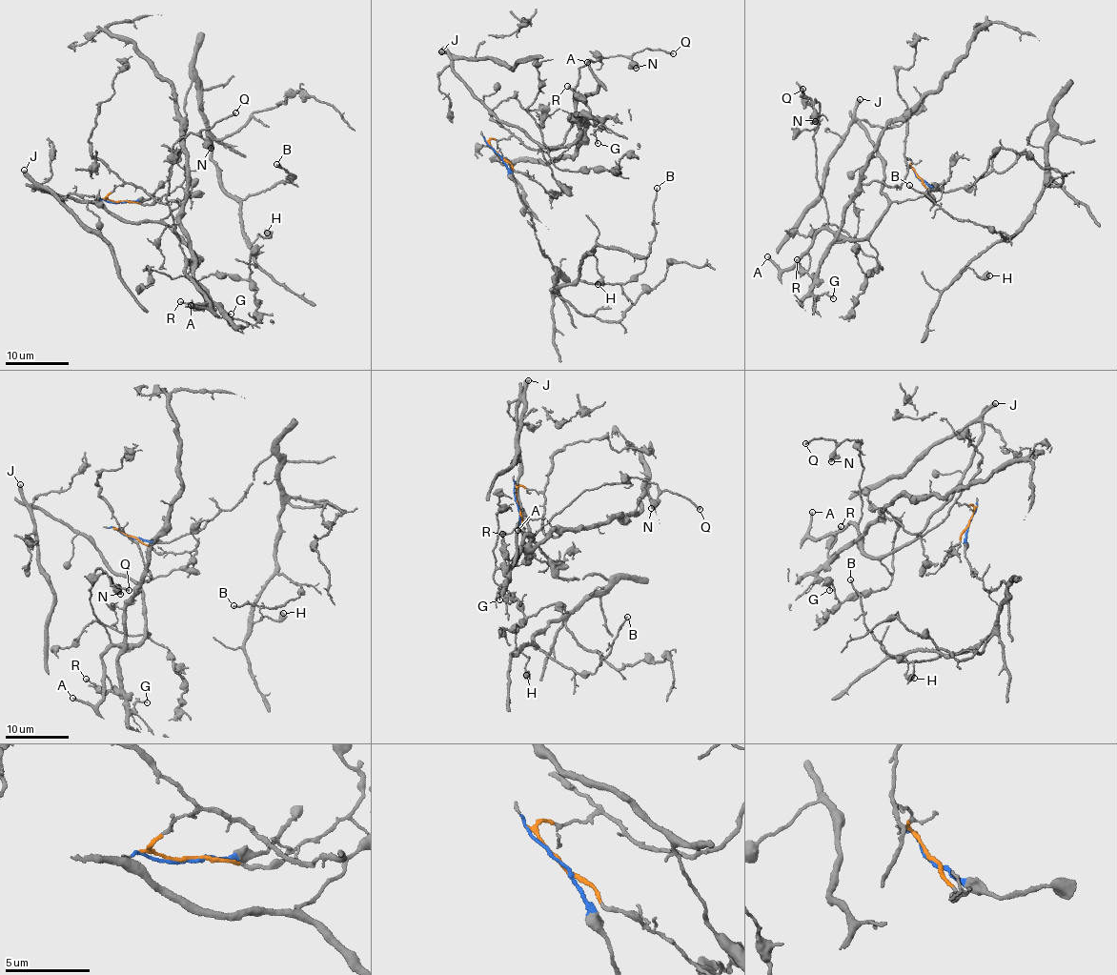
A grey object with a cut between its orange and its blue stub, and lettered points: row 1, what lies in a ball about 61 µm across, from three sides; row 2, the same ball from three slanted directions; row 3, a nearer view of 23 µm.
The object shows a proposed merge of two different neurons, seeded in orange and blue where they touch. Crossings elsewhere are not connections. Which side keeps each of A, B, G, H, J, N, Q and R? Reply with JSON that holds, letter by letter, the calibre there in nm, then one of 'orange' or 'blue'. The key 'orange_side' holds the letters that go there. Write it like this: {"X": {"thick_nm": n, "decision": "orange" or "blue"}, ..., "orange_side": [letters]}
{"A": {"thick_nm": 280, "decision": "orange"}, "B": {"thick_nm": 150, "decision": "blue"}, "G": {"thick_nm": 140, "decision": "orange"}, "H": {"thick_nm": 700, "decision": "blue"}, "J": {"thick_nm": 460, "decision": "orange"}, "N": {"thick_nm": 550, "decision": "orange"}, "Q": {"thick_nm": 220, "decision": "orange"}, "R": {"thick_nm": 150, "decision": "orange"}, "orange_side": ["A", "G", "J", "N", "Q", "R"]}

